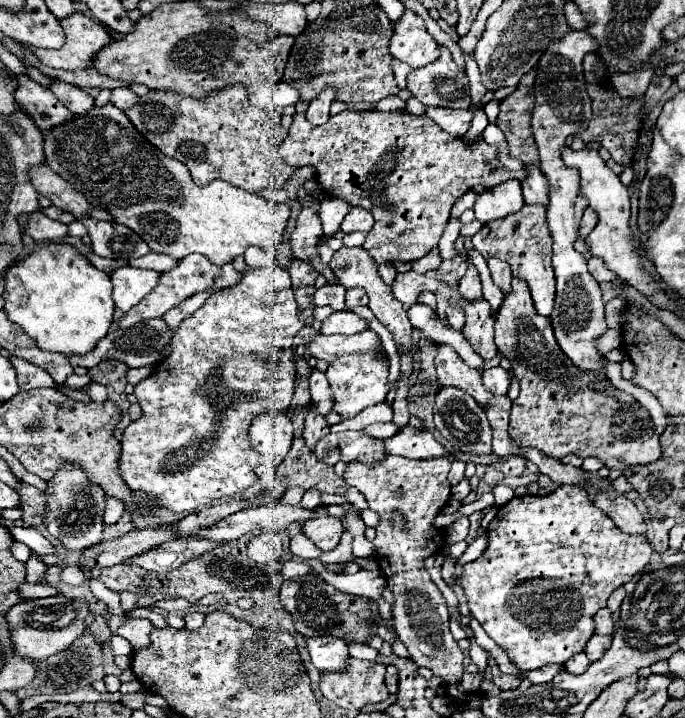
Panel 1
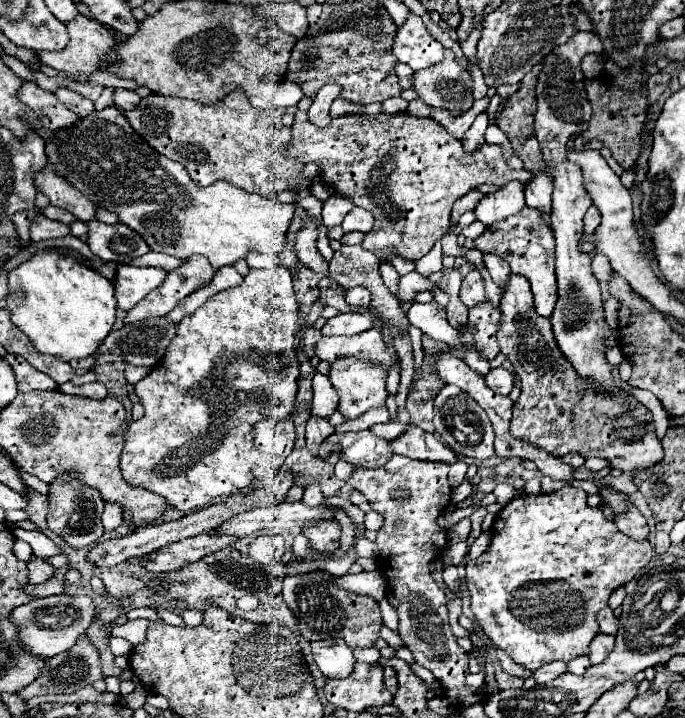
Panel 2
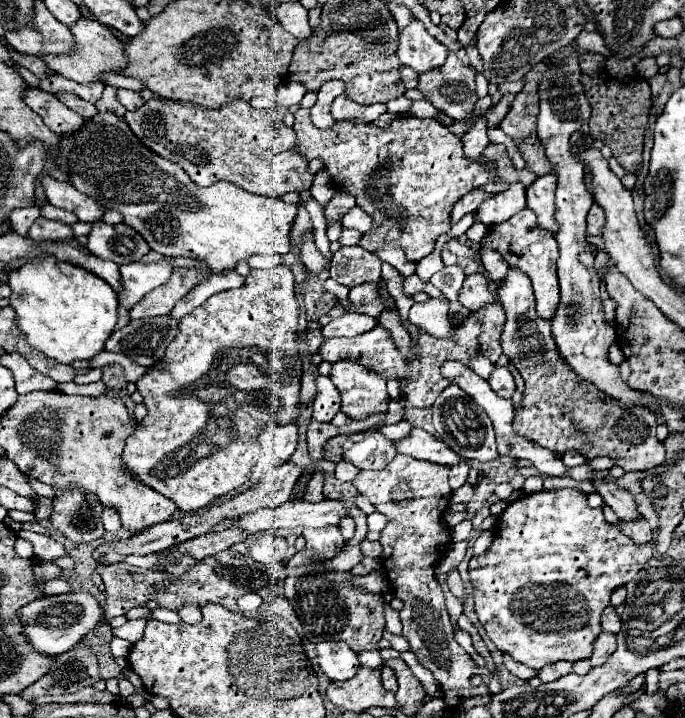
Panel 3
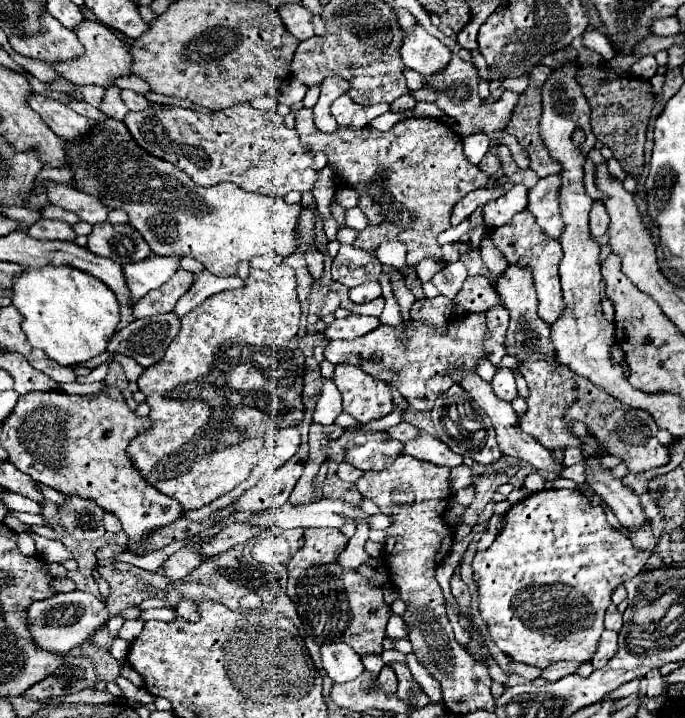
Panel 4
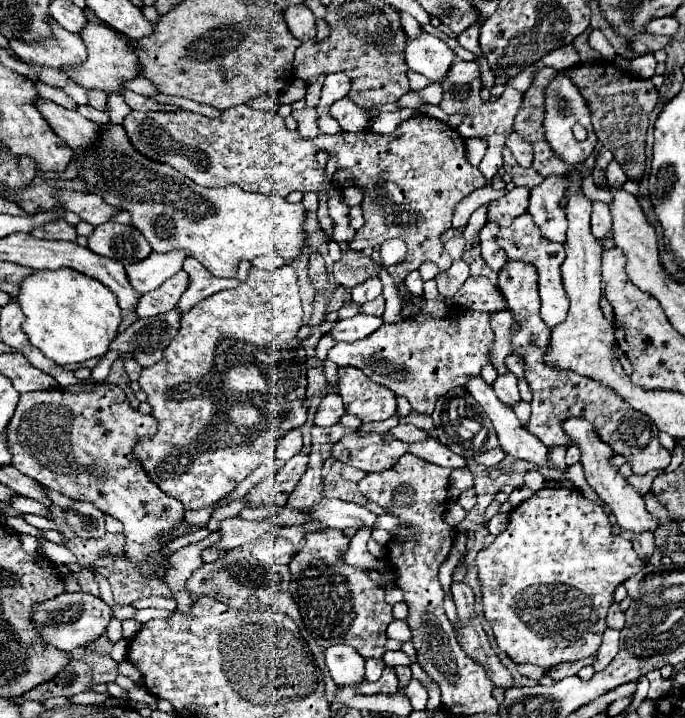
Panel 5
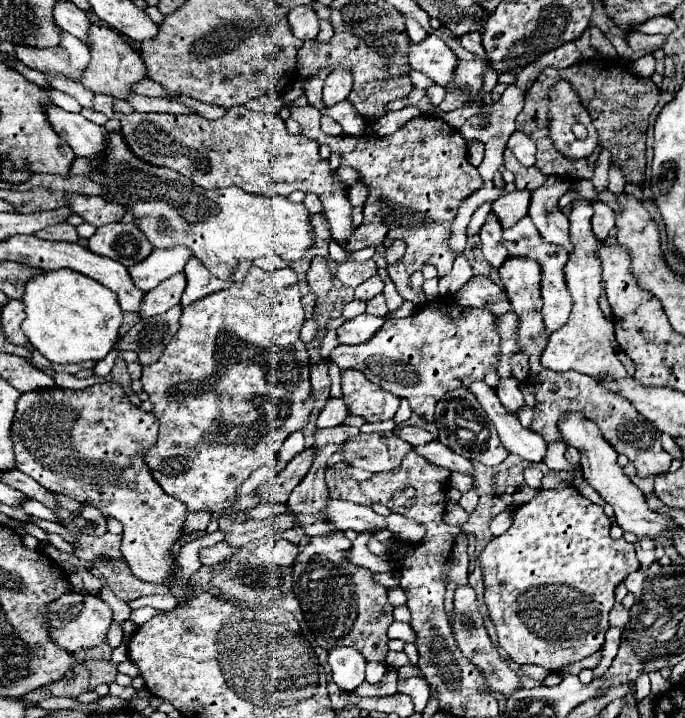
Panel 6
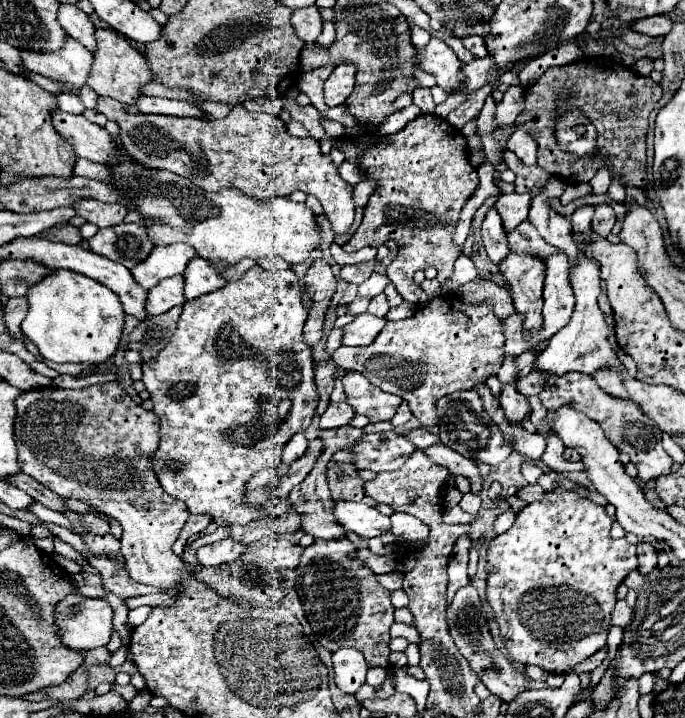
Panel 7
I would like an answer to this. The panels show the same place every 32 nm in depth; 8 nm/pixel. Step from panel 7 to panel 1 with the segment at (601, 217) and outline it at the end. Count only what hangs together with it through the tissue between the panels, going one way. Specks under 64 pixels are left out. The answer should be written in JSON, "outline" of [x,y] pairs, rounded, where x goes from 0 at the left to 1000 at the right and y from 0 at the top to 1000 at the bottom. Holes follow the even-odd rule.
{"outline":[[[858,290],[858,292],[853,295],[853,301],[850,301],[850,312],[847,312],[847,329],[844,329],[844,334],[847,334],[847,331],[855,334],[855,329],[867,320],[870,312],[873,312],[873,298],[870,298],[864,290]]]}

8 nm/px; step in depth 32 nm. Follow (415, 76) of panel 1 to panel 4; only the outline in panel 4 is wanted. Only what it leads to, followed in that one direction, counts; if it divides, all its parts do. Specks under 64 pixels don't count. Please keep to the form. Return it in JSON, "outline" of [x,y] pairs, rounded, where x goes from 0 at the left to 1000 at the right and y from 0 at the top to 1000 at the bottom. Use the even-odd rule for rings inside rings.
{"outline":[[[660,78],[660,89],[654,89],[654,95],[642,106],[625,109],[622,120],[631,120],[639,125],[636,148],[672,170],[672,187],[674,189],[686,189],[695,184],[707,184],[712,189],[721,189],[724,184],[736,184],[742,164],[739,162],[721,162],[721,164],[709,162],[712,159],[709,150],[701,148],[704,139],[698,134],[698,114],[701,114],[701,109],[698,109],[695,92],[689,86],[672,84],[669,78]]]}

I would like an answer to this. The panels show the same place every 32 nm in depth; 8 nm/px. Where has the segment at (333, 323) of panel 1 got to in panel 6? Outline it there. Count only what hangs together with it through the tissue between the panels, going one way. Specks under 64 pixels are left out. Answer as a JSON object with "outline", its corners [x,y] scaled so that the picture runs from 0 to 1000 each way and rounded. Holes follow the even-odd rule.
{"outline":[[[526,437],[514,446],[508,446],[502,454],[493,457],[493,468],[499,479],[528,479],[537,476],[558,454],[561,443],[543,440],[543,437]]]}

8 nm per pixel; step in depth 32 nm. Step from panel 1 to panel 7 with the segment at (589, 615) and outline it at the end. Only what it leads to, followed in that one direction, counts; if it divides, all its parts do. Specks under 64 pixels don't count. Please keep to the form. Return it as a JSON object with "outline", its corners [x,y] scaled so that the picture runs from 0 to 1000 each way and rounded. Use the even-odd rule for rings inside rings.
{"outline":[[[800,685],[791,699],[762,708],[750,733],[718,752],[709,774],[715,786],[712,838],[724,855],[739,903],[753,922],[788,928],[803,939],[826,939],[885,900],[899,819],[931,791],[928,758],[914,749],[896,752],[891,747],[891,733],[893,721],[885,716],[882,705],[847,694],[841,685]]]}

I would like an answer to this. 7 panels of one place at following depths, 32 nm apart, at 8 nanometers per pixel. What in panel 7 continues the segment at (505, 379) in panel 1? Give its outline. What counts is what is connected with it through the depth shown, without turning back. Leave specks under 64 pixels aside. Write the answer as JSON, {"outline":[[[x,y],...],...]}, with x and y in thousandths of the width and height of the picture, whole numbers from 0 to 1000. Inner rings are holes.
{"outline":[[[736,535],[733,552],[730,552],[730,565],[736,568],[736,582],[747,591],[759,591],[777,577],[771,557],[765,552],[759,552],[759,546],[753,546],[750,535]]]}

